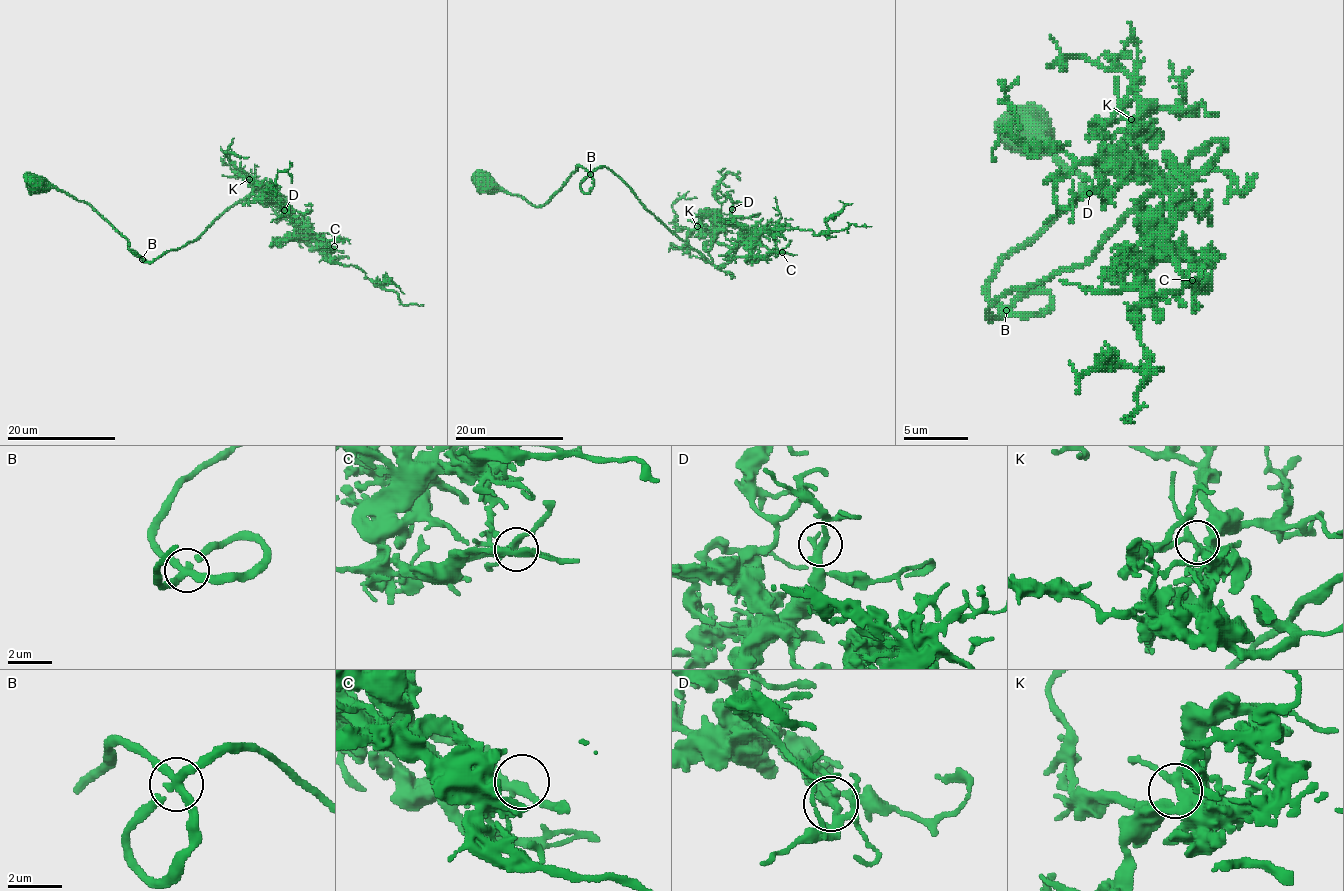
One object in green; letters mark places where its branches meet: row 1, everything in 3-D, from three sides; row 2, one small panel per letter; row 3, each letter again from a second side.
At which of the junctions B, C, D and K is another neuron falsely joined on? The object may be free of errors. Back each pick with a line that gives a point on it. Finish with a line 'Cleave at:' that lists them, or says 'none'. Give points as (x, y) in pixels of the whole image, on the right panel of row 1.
Cleave at: none

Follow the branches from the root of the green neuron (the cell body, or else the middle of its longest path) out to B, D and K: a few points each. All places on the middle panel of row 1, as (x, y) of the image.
B: (485, 184), (504, 188), (541, 206), (577, 167), (590, 174)
D: (485, 184), (541, 206), (577, 167), (606, 167), (716, 265), (733, 256), (735, 245), (724, 234), (732, 209)
K: (485, 184), (541, 206), (577, 167), (606, 167), (675, 234), (727, 264), (735, 245), (697, 226)

